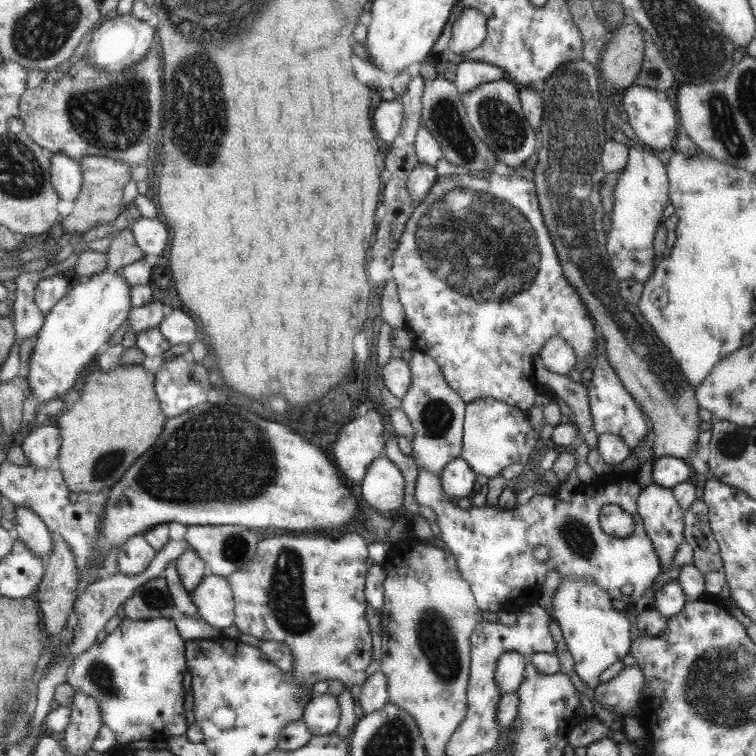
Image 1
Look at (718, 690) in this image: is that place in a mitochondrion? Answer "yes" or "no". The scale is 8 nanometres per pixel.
yes

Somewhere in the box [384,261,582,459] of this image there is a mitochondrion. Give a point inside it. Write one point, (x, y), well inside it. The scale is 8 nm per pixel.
(437, 417)

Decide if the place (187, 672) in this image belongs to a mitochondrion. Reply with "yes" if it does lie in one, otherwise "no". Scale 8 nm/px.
no

